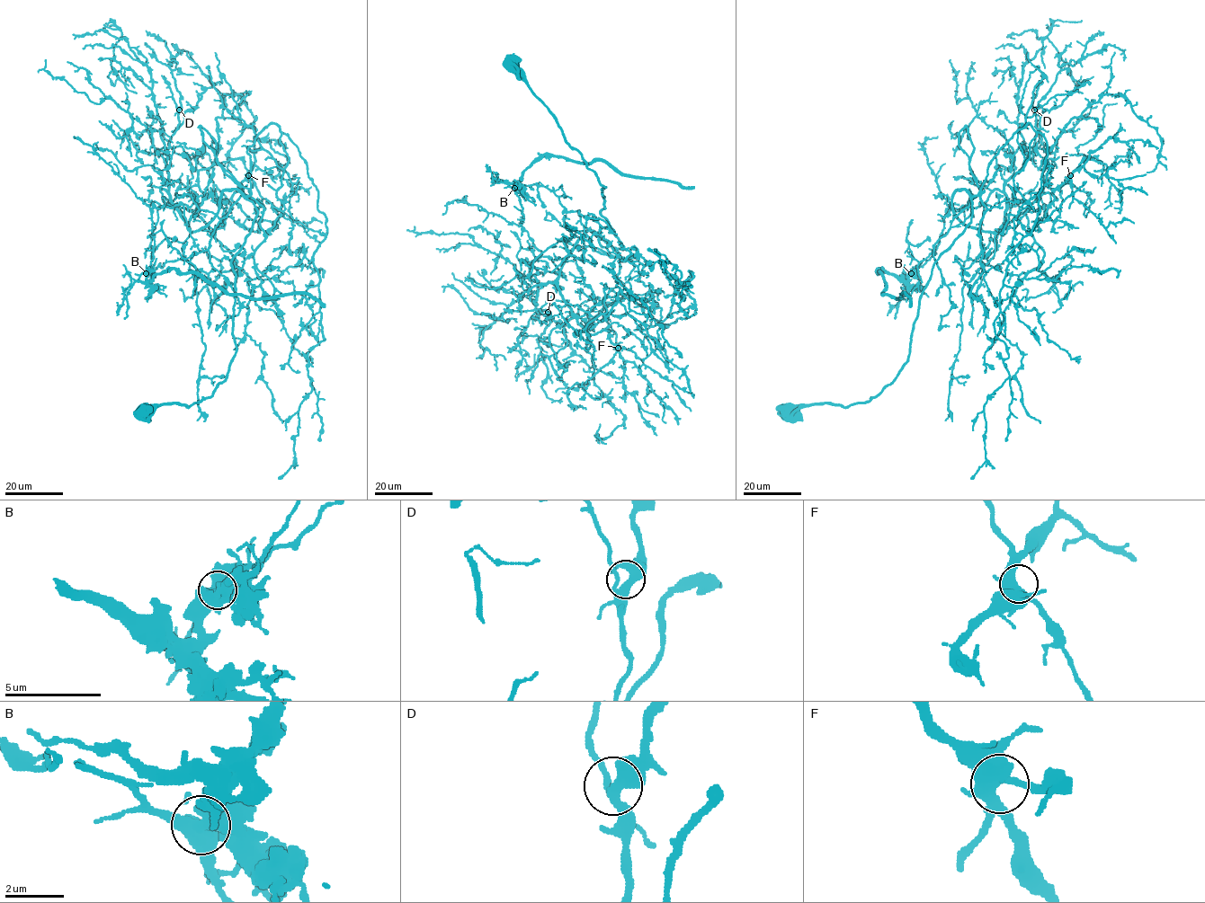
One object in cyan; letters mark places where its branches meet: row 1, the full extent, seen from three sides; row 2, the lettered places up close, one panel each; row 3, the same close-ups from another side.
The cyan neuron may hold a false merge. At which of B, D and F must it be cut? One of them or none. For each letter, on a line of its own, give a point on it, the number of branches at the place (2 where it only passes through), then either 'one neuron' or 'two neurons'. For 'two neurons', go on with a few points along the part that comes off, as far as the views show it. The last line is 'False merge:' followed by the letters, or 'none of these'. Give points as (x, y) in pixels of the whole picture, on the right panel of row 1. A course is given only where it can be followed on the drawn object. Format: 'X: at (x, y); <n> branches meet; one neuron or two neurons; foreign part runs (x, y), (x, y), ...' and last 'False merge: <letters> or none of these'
B: at (911, 273); 4 branches meet; two neurons; foreign part runs (910, 273), (903, 280), (878, 271), (885, 280), (883, 295), (897, 298), (904, 294), (910, 299), (909, 306)
D: at (1034, 110); 4 branches meet; one neuron
F: at (1070, 175); 4 branches meet; one neuron
False merge: B

